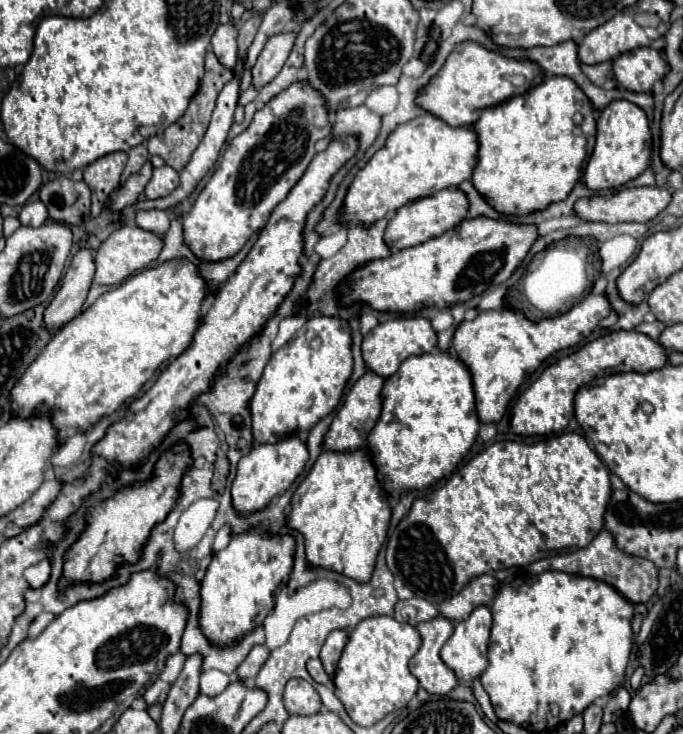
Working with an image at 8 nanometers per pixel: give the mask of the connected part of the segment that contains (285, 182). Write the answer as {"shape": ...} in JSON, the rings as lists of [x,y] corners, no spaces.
{"shape":[[[305,81],[291,83],[285,91],[275,95],[265,107],[261,107],[251,125],[241,131],[237,137],[233,137],[223,153],[223,161],[211,175],[205,189],[199,193],[193,209],[185,213],[183,217],[183,229],[185,229],[185,243],[191,247],[191,251],[205,261],[221,261],[233,257],[245,241],[259,229],[265,227],[265,221],[269,219],[269,213],[275,209],[277,203],[281,203],[287,193],[293,189],[293,185],[301,179],[307,165],[315,157],[315,143],[321,139],[331,137],[331,111],[327,107],[325,97],[317,93],[317,89],[309,89]]]}

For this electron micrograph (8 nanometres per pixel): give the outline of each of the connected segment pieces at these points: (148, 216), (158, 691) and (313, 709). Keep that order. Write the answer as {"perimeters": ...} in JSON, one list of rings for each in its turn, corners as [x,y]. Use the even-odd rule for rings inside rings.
{"perimeters":[[[[157,209],[139,211],[135,217],[135,223],[137,223],[137,227],[141,227],[145,231],[165,235],[169,229],[169,215],[165,211],[157,211]]],[[[157,679],[157,681],[155,681],[155,683],[145,691],[143,699],[145,699],[145,703],[147,703],[147,705],[163,703],[163,701],[165,701],[165,697],[167,697],[167,693],[169,693],[169,689],[171,689],[171,685],[169,685],[169,683],[165,683],[165,681]]],[[[291,679],[285,685],[283,699],[291,715],[315,715],[321,711],[321,697],[305,679]]]]}

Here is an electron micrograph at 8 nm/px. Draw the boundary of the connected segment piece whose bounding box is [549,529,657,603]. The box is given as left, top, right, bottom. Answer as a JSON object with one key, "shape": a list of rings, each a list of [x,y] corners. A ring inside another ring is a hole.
{"shape":[[[609,531],[597,533],[597,537],[583,549],[573,551],[573,553],[561,553],[549,557],[551,569],[581,575],[581,577],[593,577],[599,579],[607,585],[613,585],[621,595],[625,595],[631,603],[645,603],[655,595],[657,589],[657,569],[651,561],[647,559],[637,559],[637,557],[625,557],[625,553],[615,545],[613,537]]]}

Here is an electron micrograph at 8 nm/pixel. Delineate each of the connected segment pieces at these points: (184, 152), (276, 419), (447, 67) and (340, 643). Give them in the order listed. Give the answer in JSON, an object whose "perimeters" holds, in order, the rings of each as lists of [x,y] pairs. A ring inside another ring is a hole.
{"perimeters":[[[[209,49],[209,51],[207,51],[207,57],[205,57],[205,77],[203,77],[203,81],[201,81],[197,93],[193,95],[193,99],[191,99],[187,111],[183,113],[183,117],[179,117],[179,121],[175,121],[171,127],[167,127],[161,135],[149,137],[147,143],[145,143],[145,145],[147,145],[147,151],[149,151],[151,155],[163,157],[165,163],[167,163],[169,167],[173,167],[175,171],[181,171],[181,169],[189,163],[193,151],[197,149],[197,145],[201,143],[201,139],[203,139],[203,135],[205,135],[205,129],[207,129],[207,125],[209,125],[209,119],[211,119],[211,111],[213,111],[213,105],[215,105],[217,93],[223,89],[223,85],[225,85],[227,81],[231,81],[231,77],[233,77],[233,71],[225,69],[225,67],[217,61],[215,53]]],[[[313,315],[281,349],[277,349],[257,383],[257,391],[251,399],[251,417],[253,417],[253,437],[257,443],[275,443],[291,433],[309,431],[323,417],[327,417],[339,403],[345,383],[353,371],[351,357],[351,327],[347,321],[327,315]],[[313,341],[319,341],[319,347],[313,347]]],[[[465,41],[453,49],[453,53],[447,57],[443,69],[423,89],[417,103],[425,111],[443,119],[449,125],[471,127],[479,119],[483,109],[499,105],[511,97],[523,94],[525,89],[531,87],[533,81],[537,81],[539,75],[541,75],[541,69],[537,69],[537,65],[533,65],[533,61],[517,61],[511,57],[503,57],[495,51],[485,49],[483,45],[479,45],[475,41]],[[513,76],[523,76],[524,84],[513,85]]],[[[337,629],[337,631],[333,631],[333,633],[327,637],[327,641],[325,641],[323,647],[321,647],[319,659],[321,659],[325,671],[327,671],[331,677],[333,677],[333,673],[335,673],[335,665],[337,665],[341,653],[343,653],[345,643],[347,643],[347,631],[339,631],[339,629]]]]}

